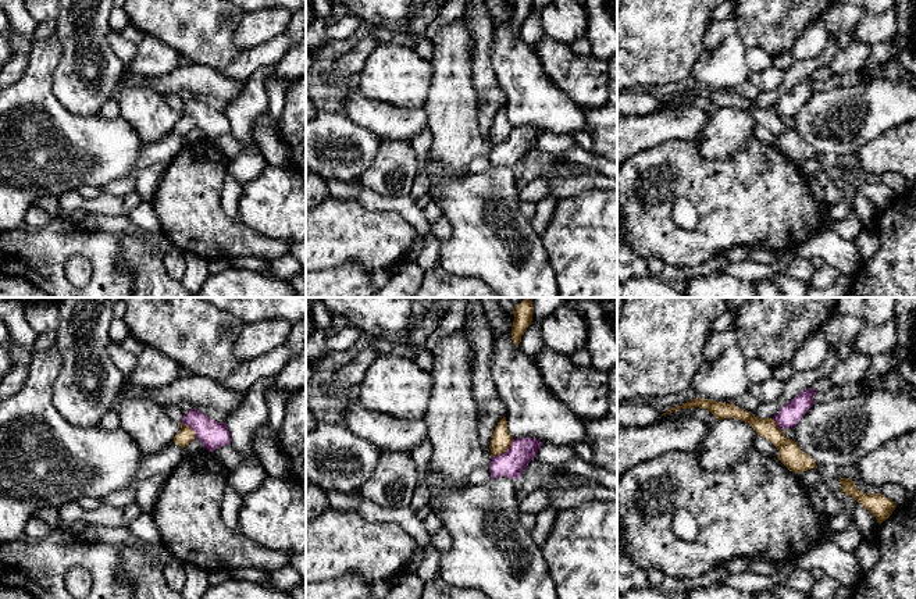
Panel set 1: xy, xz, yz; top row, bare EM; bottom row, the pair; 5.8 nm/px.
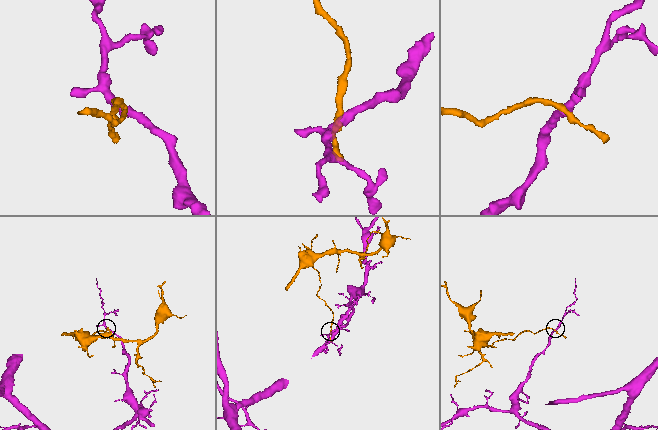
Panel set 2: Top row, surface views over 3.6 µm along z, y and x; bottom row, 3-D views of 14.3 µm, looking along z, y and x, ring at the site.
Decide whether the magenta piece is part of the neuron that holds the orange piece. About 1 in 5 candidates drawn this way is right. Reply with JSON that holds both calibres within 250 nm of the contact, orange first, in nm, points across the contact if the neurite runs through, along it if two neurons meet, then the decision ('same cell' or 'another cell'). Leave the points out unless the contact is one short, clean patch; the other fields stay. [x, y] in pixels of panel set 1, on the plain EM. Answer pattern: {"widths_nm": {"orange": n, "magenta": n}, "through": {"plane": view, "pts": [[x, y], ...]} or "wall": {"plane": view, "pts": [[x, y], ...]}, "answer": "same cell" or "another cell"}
{"widths_nm": {"orange": 120, "magenta": 160}, "wall": {"plane": "xz", "pts": [[513, 128], [503, 141], [492, 146]]}, "answer": "another cell"}

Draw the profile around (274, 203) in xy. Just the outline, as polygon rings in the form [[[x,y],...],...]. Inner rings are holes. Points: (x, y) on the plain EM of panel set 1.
[[[271,167],[242,185],[239,220],[292,245],[306,240],[306,182],[292,167]]]

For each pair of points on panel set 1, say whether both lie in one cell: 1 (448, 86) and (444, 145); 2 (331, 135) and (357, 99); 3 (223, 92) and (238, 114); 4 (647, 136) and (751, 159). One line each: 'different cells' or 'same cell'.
1: same cell
2: different cells
3: different cells
4: different cells

